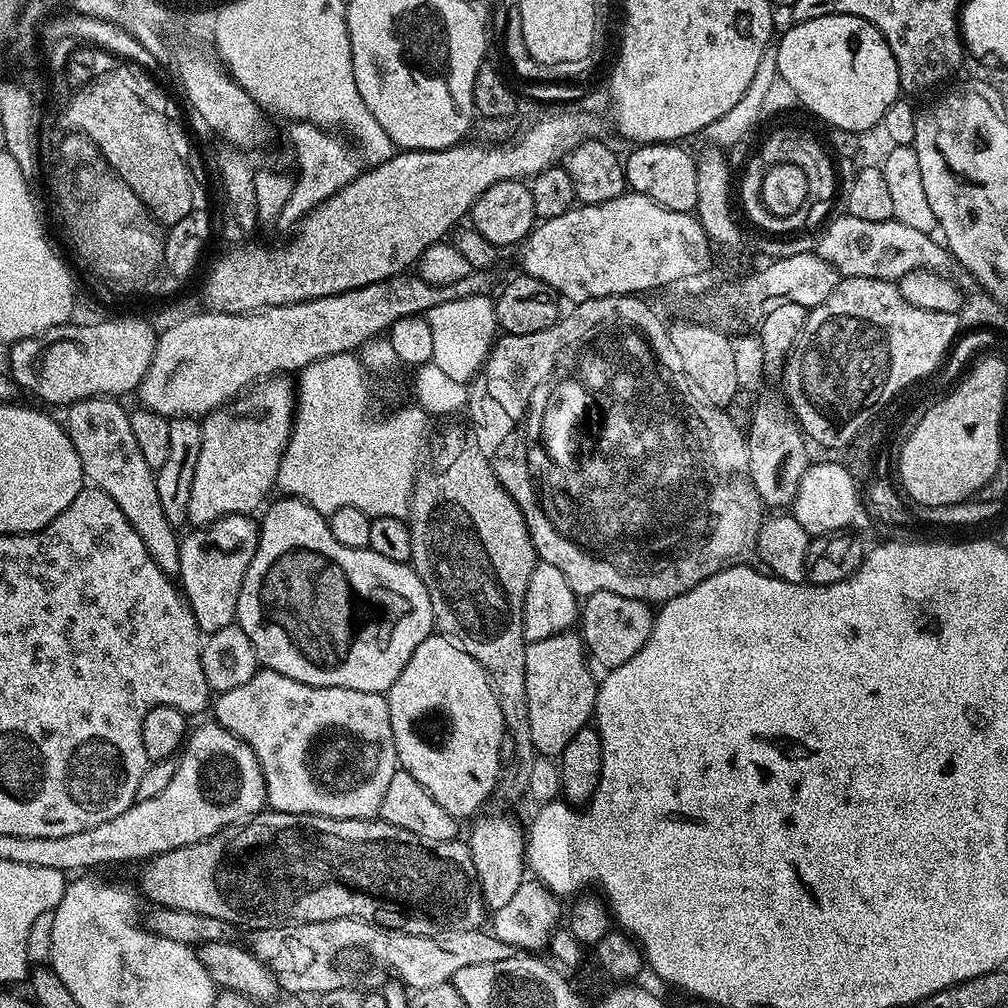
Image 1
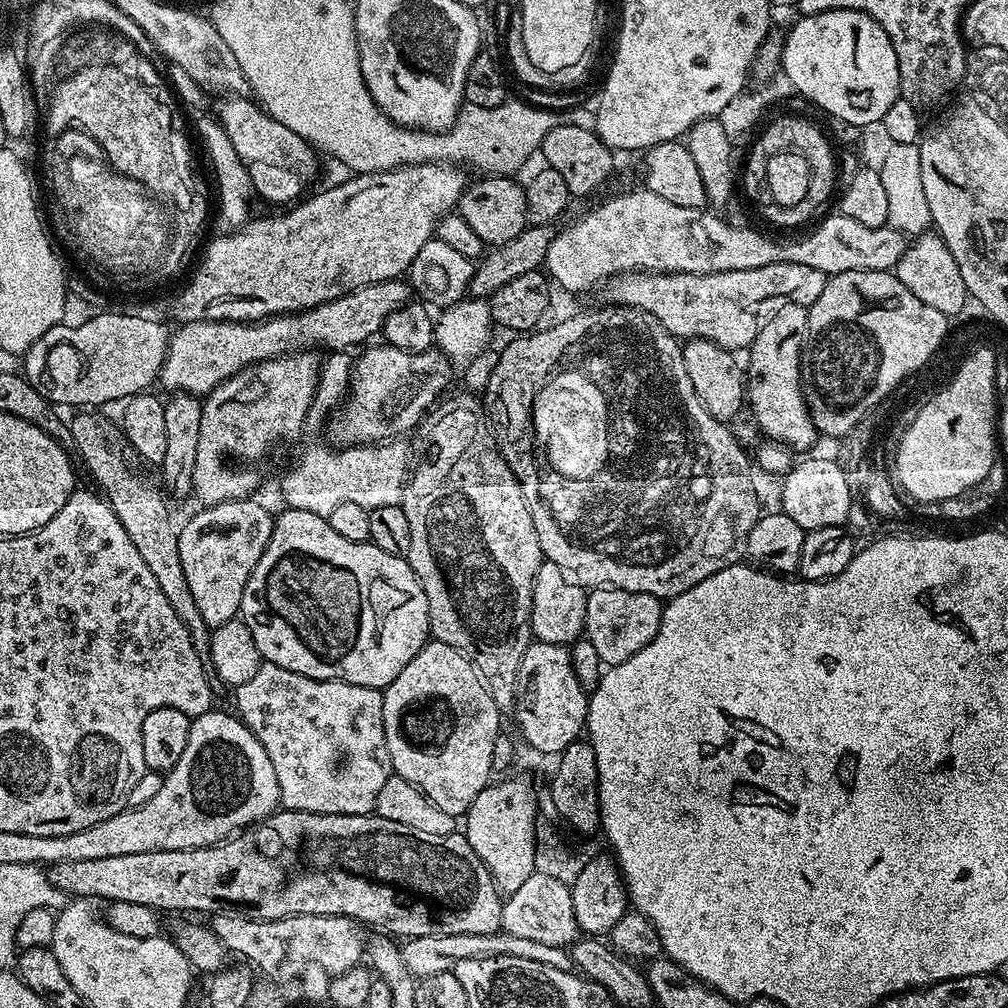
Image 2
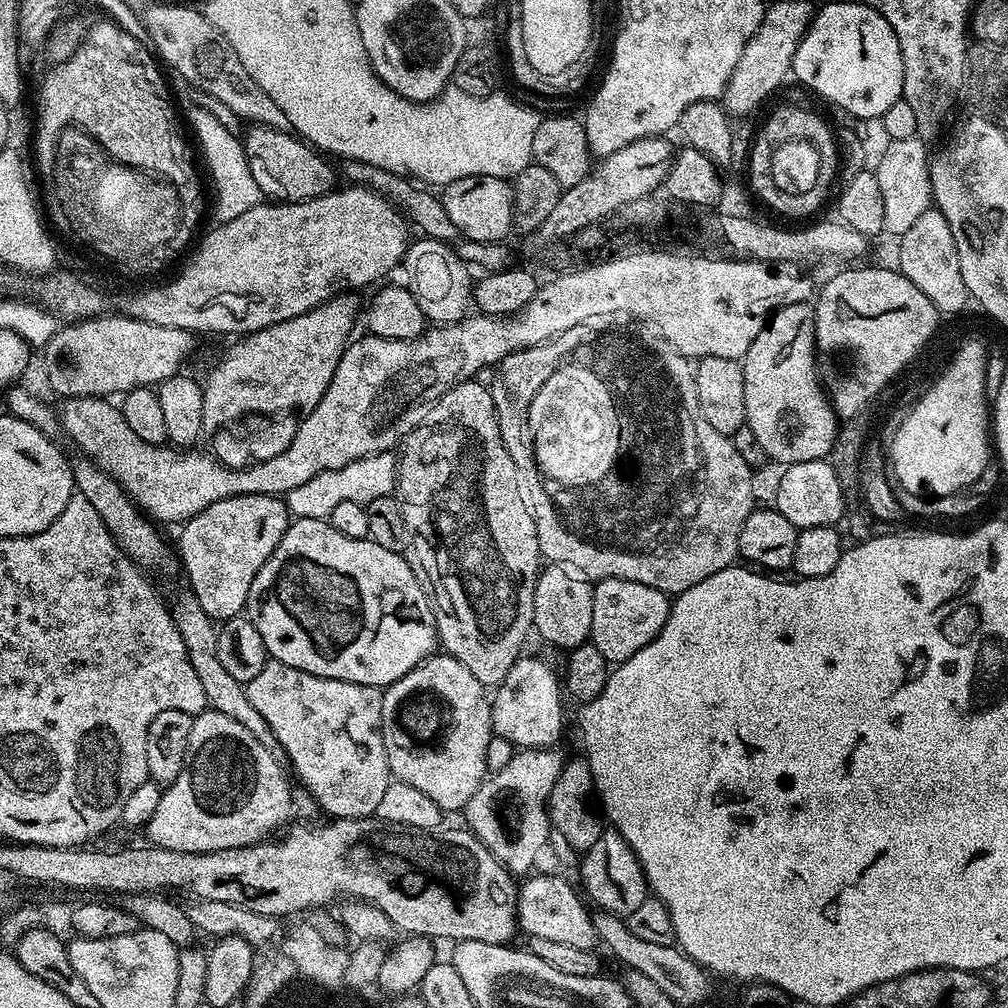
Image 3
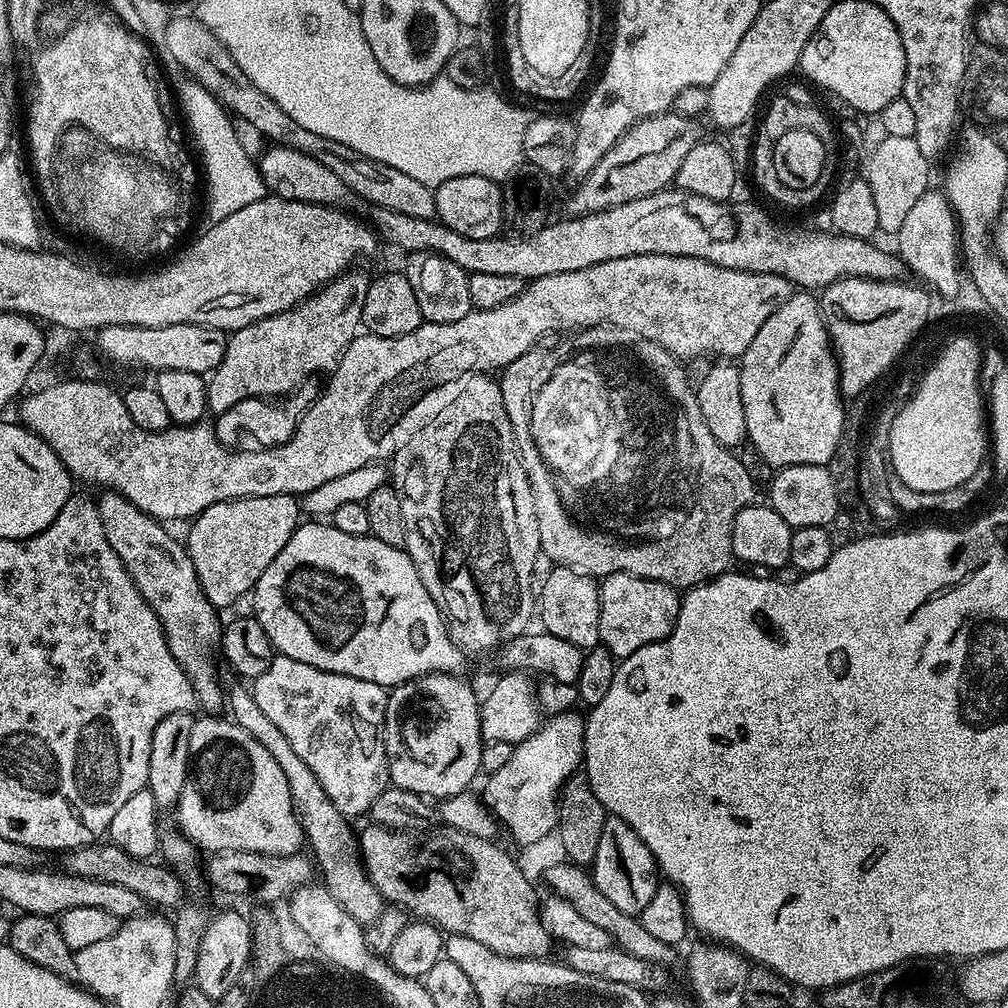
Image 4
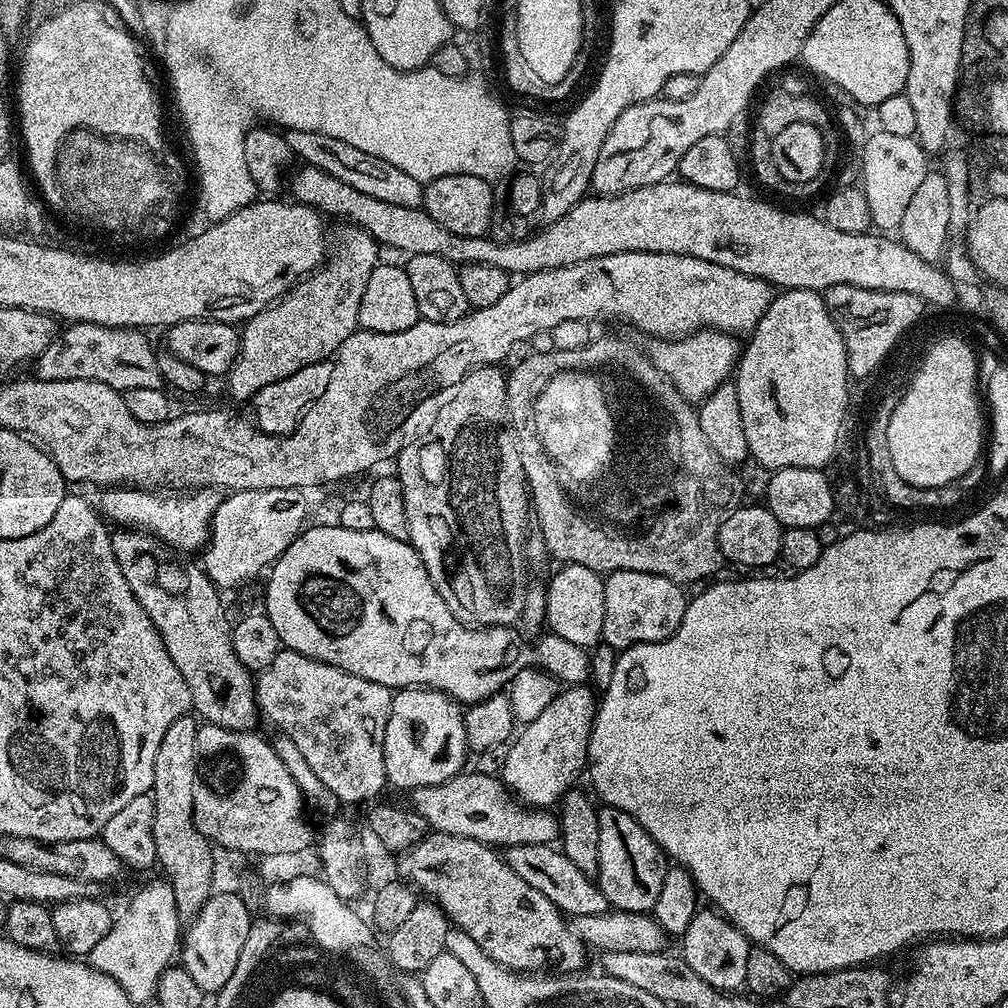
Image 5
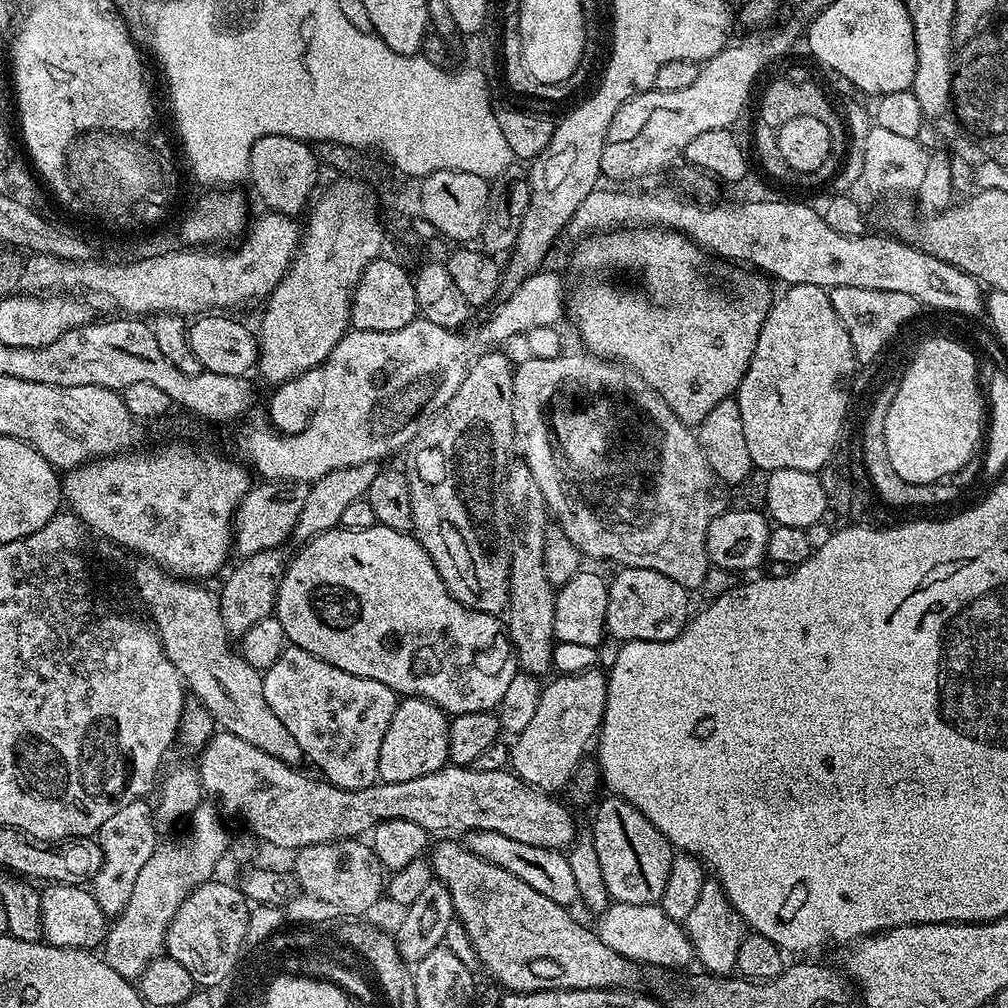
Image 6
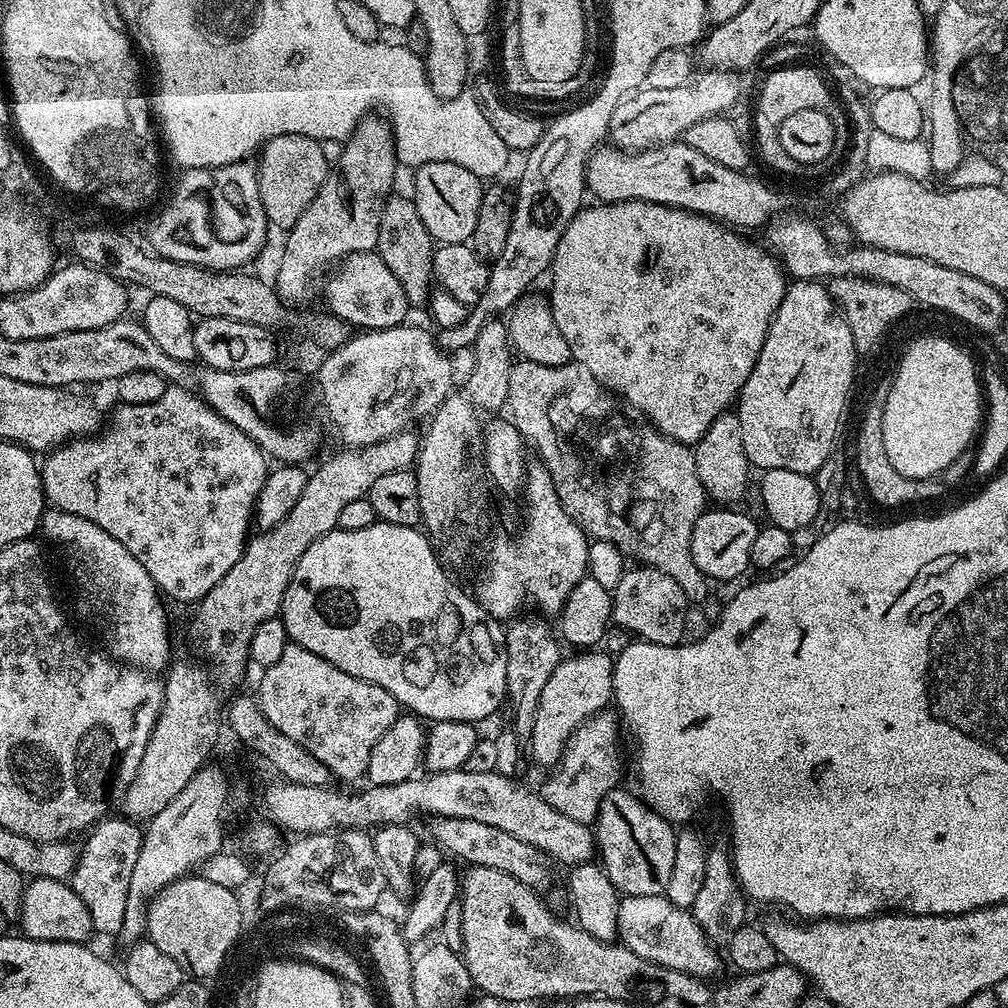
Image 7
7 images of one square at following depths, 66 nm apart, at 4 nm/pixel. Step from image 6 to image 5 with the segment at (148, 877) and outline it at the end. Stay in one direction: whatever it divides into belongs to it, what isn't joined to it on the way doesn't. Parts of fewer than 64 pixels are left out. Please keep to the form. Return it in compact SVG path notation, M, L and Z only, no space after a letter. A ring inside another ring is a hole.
M167 882L148 884L138 889L128 909L113 919L110 934L88 952L86 960L122 986L136 1005L144 1006L147 1000L155 997L158 978L173 963L181 940L182 921L174 902L172 885Z

